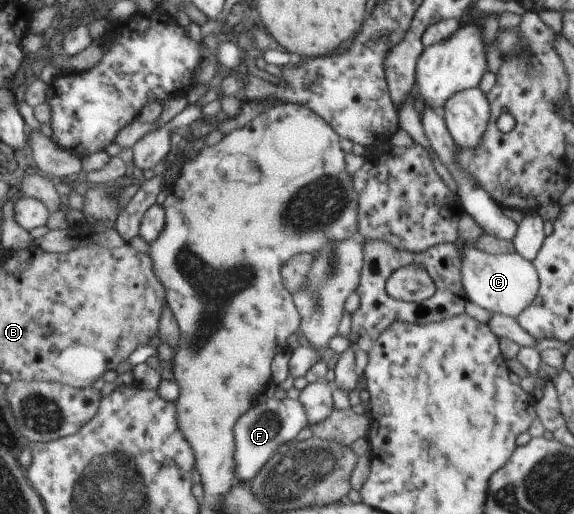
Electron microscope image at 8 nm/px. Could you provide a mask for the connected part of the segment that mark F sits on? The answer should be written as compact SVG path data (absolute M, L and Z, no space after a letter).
M285 395L267 398L265 402L248 409L234 424L234 482L248 483L254 480L259 470L279 452L295 442L296 435L308 425L307 414L298 399Z

